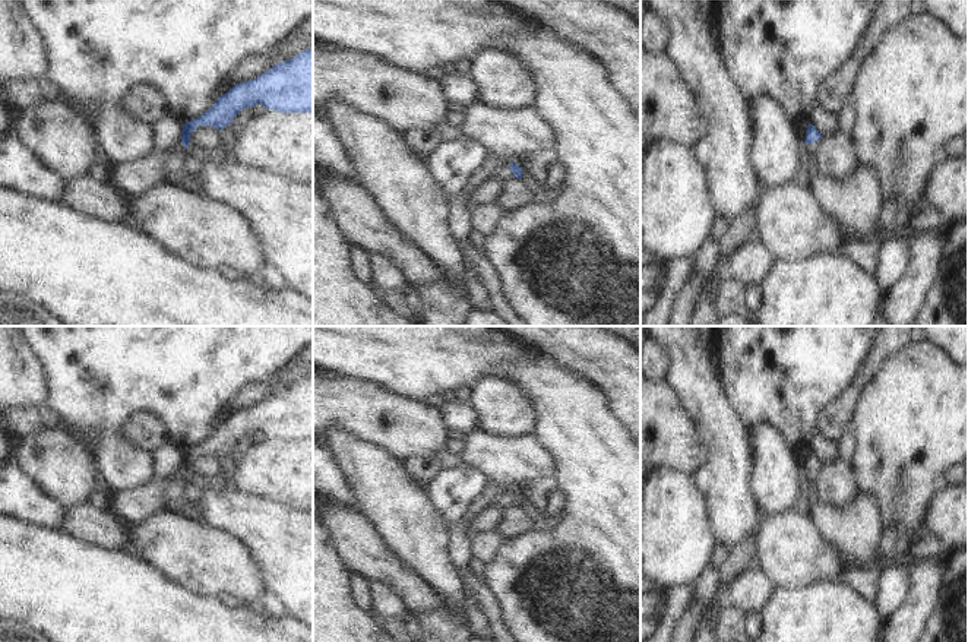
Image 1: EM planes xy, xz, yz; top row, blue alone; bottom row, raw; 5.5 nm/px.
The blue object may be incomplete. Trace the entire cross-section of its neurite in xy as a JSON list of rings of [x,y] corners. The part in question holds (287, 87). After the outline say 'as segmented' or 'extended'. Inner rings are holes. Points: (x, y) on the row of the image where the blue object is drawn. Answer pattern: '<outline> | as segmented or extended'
[[[307,48],[260,76],[234,85],[202,116],[183,124],[181,140],[170,149],[186,151],[190,133],[199,126],[221,130],[231,124],[241,110],[256,104],[278,113],[313,113],[313,51]]] | extended

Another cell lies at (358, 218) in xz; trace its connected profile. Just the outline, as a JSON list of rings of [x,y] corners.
[[[317,173],[317,181],[317,192],[348,244],[389,257],[411,288],[439,278],[437,266],[395,230],[357,180]]]

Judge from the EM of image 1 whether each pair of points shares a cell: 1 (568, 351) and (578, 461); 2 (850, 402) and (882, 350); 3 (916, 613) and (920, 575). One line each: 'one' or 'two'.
1: two
2: one
3: one

